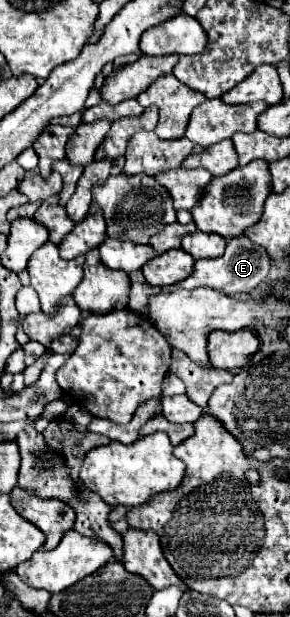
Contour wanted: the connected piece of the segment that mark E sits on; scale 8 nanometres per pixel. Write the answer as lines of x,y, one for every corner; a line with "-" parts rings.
241,235
241,237
235,237
229,241
223,257
199,259
193,267
193,273
185,281
163,287
163,291
173,291
175,287
183,287
188,290
197,289
197,287
210,287
229,296
249,293
251,289
255,289
259,283
263,283
267,279
269,269
271,269
271,259
267,259
267,251
263,251
263,247
255,247
245,235

